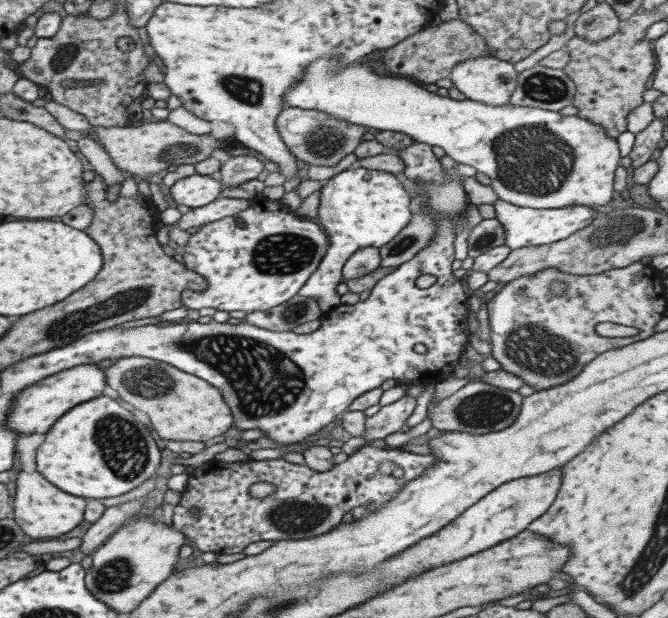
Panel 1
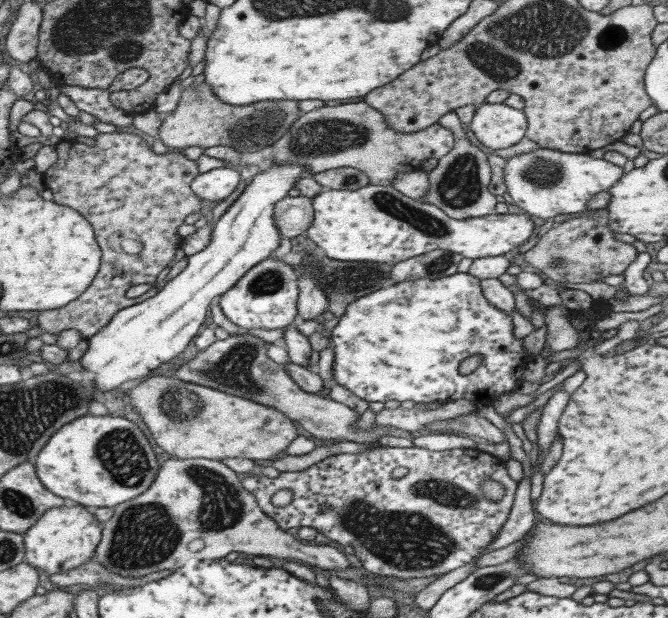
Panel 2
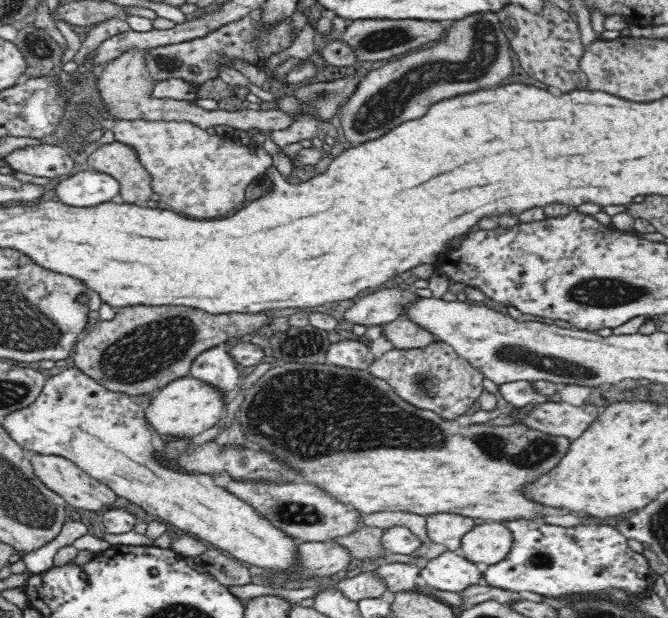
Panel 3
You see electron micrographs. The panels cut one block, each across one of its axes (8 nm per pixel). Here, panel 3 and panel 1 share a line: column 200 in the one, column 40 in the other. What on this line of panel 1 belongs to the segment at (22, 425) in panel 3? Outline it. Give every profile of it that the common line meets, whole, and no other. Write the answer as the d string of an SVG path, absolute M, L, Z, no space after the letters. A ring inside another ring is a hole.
M36 470L33 472L19 471L15 479L15 494L11 517L20 529L34 540L56 539L61 534L73 530L83 521L86 499L69 495L47 482Z

